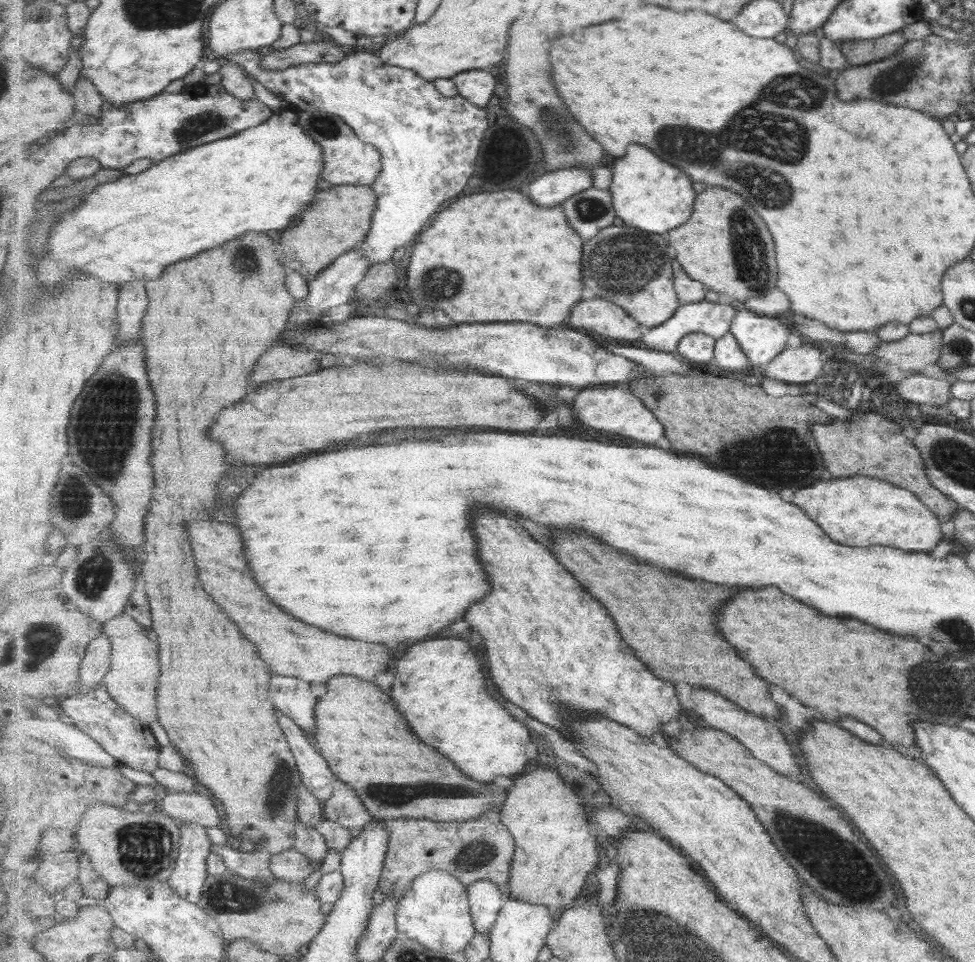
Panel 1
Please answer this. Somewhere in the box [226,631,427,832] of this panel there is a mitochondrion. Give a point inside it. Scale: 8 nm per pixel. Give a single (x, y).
(279, 784)

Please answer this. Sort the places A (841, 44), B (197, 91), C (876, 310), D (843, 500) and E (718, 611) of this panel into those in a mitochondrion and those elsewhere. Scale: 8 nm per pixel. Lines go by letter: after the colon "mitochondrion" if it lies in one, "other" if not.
A: other
B: mitochondrion
C: other
D: other
E: other

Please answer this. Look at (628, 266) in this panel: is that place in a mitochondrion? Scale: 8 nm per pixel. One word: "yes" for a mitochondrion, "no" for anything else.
yes

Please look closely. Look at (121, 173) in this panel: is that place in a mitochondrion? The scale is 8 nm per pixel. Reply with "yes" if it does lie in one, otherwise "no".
no

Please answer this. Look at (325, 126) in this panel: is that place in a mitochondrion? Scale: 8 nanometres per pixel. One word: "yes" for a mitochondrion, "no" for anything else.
yes

